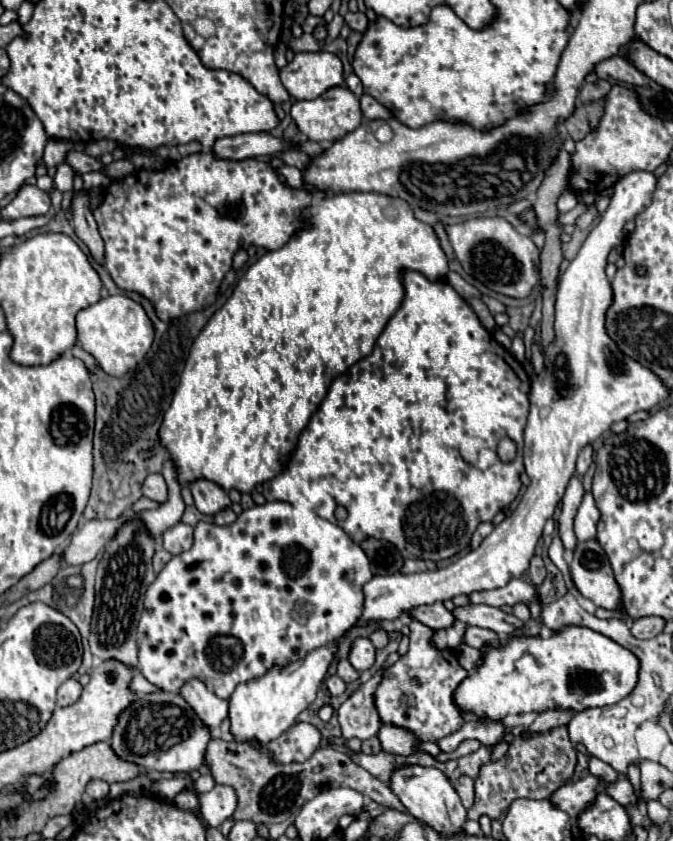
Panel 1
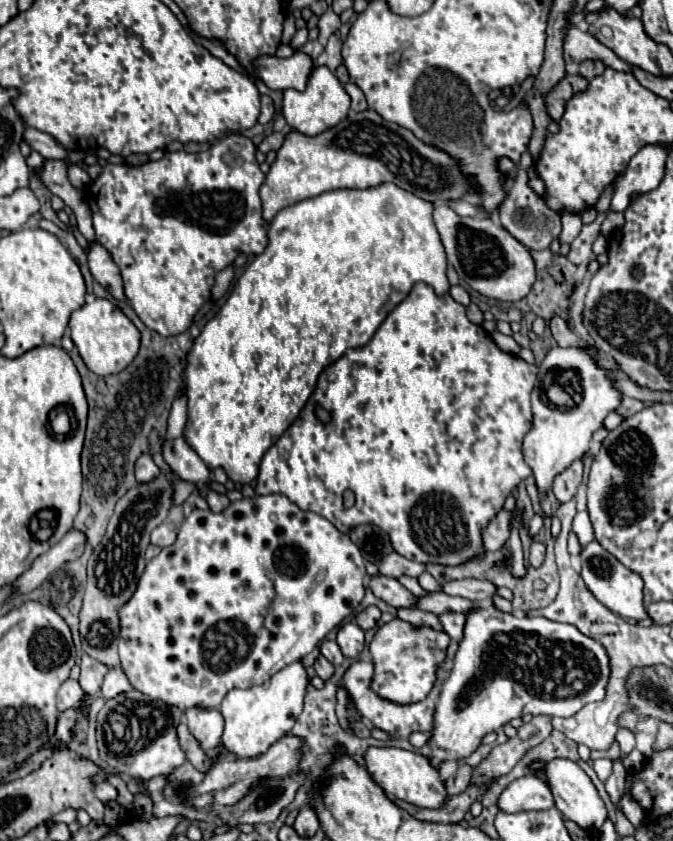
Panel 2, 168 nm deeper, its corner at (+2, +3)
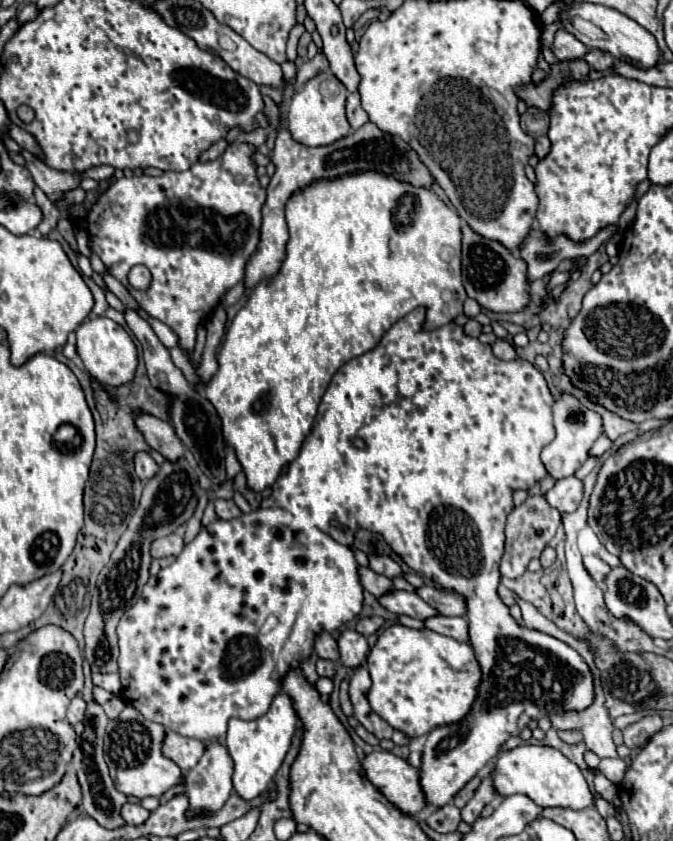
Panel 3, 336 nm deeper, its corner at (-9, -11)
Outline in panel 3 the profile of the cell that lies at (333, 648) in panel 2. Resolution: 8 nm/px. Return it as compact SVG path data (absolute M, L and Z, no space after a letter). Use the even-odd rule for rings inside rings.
M318 634L316 642L314 642L314 650L320 658L332 660L332 662L338 660L338 646L336 646L336 640L330 634Z

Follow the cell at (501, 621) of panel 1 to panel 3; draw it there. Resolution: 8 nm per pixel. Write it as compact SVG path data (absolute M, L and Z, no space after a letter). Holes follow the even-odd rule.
M392 590L384 596L378 598L378 602L394 614L406 614L418 620L426 620L434 614L438 614L432 606L428 606L426 602L422 602L422 598L418 598L418 594L414 592L404 592L404 590Z

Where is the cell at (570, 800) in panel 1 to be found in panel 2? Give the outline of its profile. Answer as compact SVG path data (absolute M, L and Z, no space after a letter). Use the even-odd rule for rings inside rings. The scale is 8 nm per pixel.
M525 776L511 782L499 798L499 810L503 812L547 810L553 806L555 800L551 796L551 788L547 788L547 780L537 776Z

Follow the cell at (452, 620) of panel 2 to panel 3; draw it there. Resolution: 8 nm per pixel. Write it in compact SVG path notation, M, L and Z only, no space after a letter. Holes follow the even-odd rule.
M436 614L434 618L426 618L424 626L434 630L434 632L438 632L438 634L456 638L460 642L468 640L468 620L464 616L442 616L442 614Z

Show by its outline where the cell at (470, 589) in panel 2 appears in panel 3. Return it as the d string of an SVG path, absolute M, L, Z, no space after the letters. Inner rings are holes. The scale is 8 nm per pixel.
M420 586L416 588L416 594L430 604L432 608L436 608L440 614L444 616L464 616L466 614L466 604L464 598L452 592L446 592L442 588L430 588L430 586Z

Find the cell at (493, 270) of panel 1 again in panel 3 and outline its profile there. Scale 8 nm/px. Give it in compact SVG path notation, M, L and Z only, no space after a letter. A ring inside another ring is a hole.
M462 224L462 282L466 294L492 312L518 312L528 304L526 264L500 242L482 238L468 224Z

